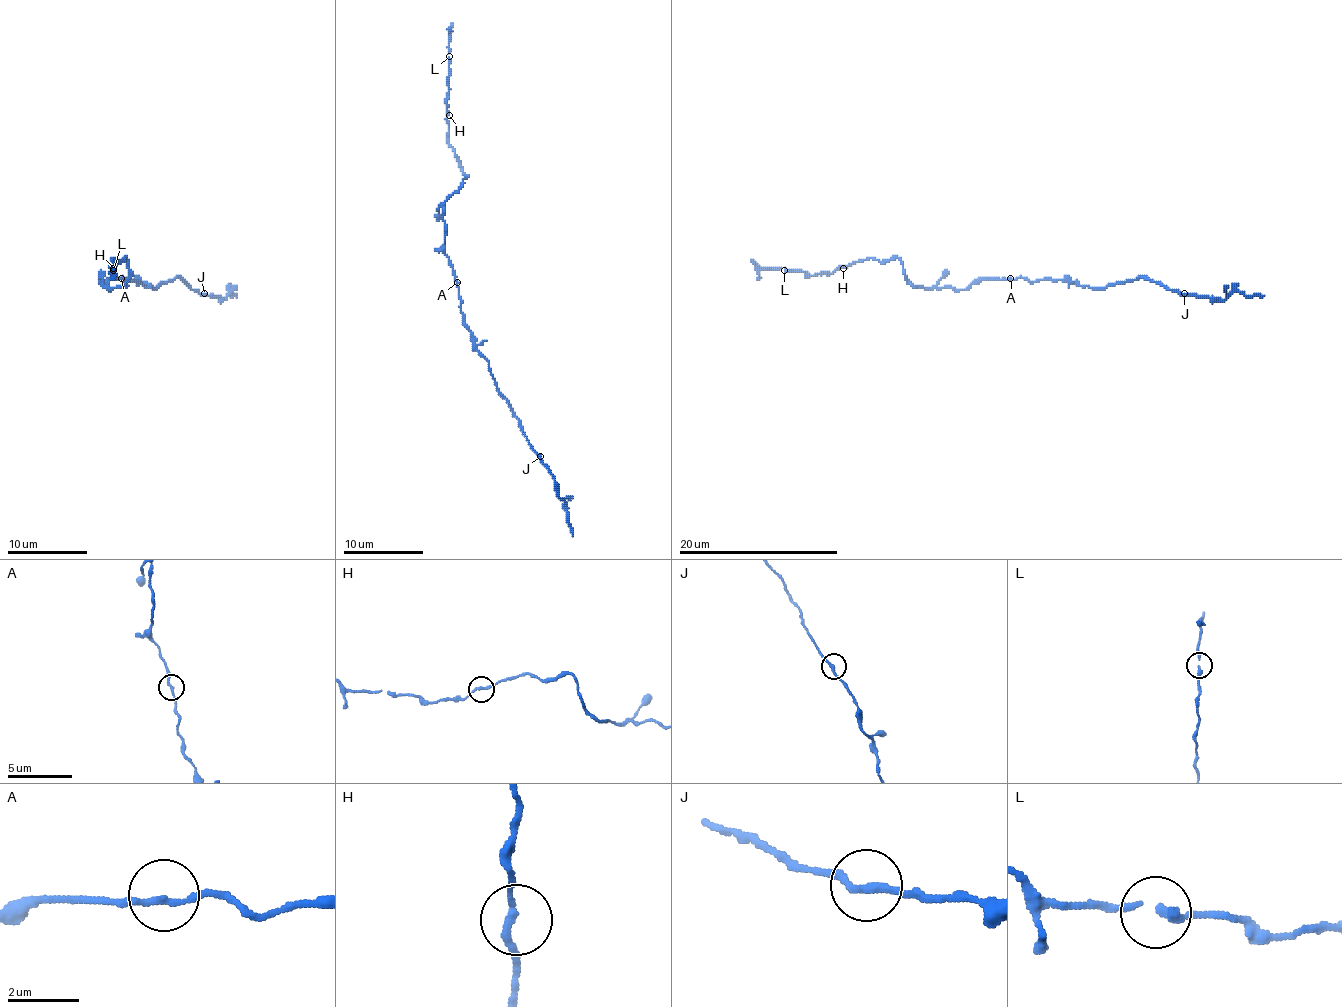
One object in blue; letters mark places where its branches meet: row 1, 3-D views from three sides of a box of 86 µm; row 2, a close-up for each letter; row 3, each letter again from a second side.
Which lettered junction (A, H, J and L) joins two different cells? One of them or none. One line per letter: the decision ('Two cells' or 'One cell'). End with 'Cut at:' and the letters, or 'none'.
A: One cell
H: One cell
J: One cell
L: One cell
Cut at: none

